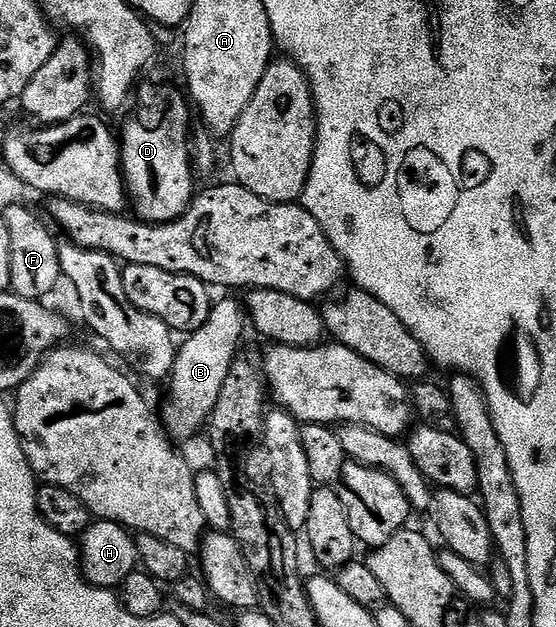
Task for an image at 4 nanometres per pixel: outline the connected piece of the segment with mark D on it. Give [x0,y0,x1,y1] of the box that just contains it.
[118,84,197,225]

